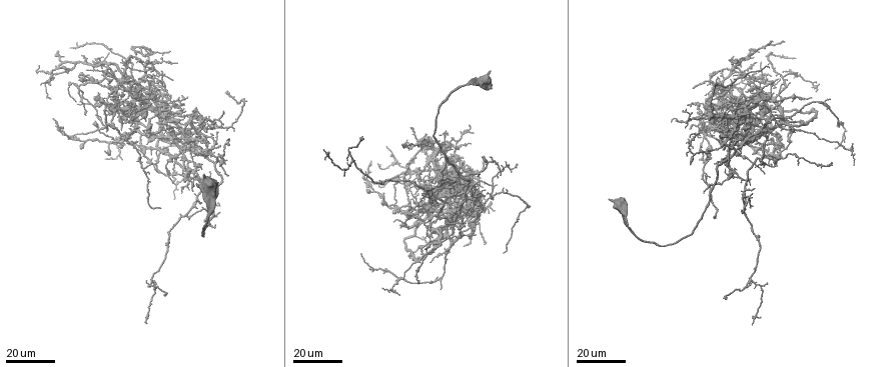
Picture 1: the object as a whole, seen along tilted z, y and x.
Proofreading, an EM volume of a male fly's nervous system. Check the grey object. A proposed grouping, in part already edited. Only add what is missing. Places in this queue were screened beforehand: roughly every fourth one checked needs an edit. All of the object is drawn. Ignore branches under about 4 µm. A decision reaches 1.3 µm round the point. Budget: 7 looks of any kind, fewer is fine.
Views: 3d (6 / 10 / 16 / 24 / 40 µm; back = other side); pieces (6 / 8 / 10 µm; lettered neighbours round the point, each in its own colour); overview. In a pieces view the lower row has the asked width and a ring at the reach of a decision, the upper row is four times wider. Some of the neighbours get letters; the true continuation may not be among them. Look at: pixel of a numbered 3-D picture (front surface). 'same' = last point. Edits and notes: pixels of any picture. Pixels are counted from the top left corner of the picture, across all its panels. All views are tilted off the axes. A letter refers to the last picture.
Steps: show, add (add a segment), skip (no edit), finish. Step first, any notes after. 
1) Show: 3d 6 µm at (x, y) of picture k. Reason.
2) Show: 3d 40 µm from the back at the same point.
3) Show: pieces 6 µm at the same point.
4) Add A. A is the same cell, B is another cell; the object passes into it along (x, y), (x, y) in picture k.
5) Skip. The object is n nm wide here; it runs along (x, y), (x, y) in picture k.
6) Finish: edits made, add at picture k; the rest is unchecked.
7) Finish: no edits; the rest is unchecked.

Show: 3d 24 µm at (383, 193) of picture 1. An open end.

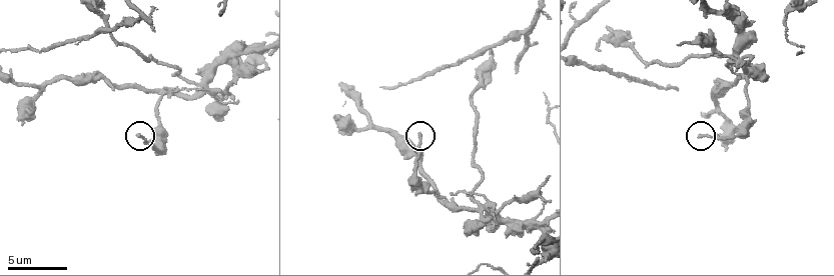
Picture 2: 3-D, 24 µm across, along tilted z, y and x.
Show: pieces 6 µm at (698, 137) of picture 2. What lies round it.

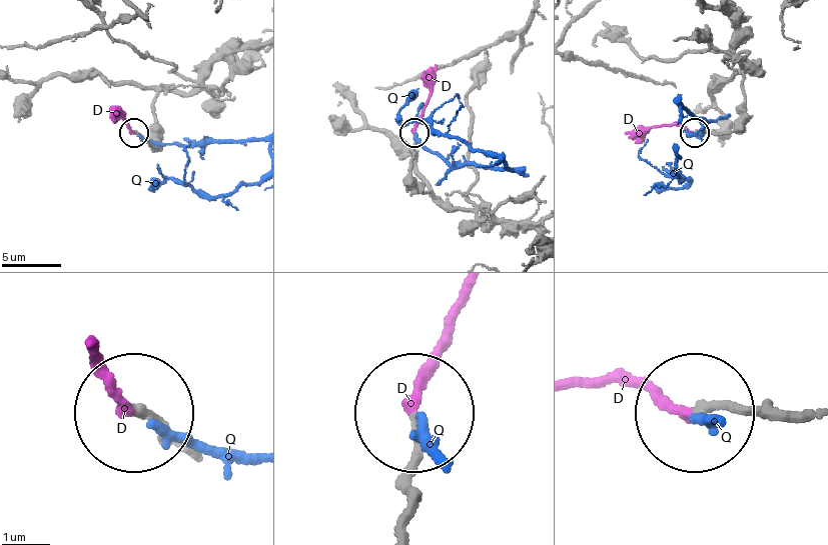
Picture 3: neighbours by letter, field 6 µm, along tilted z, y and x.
Add D. D is the same cell, Q is another cell; the object passes into it along (181, 450), (118, 399), (96, 353) in picture 3; the neuron continues.

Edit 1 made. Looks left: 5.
Show: 3d 24 µm at (750, 178) of picture 1.

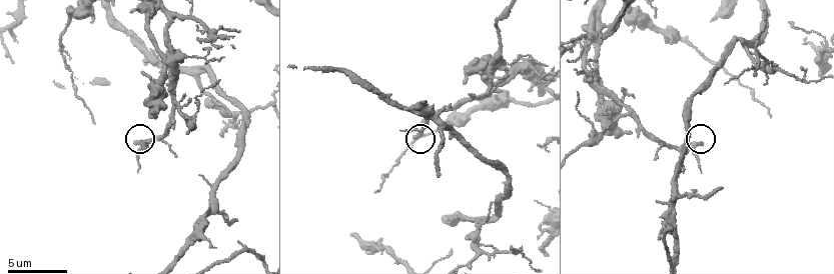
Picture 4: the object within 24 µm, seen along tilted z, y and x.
Show: 3d 6 µm at (134, 141) of picture 4. Closer look.

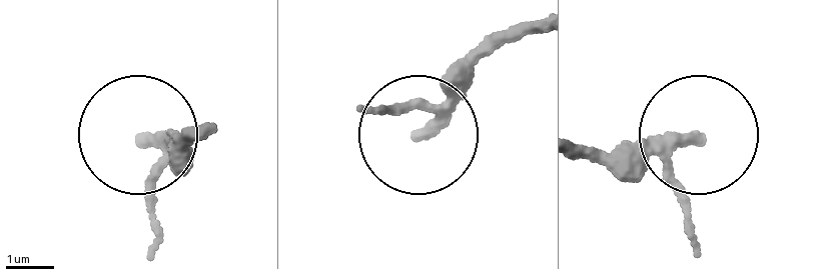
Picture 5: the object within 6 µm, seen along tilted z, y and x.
Show: pieces 6 µm at (141, 140) of picture 5.

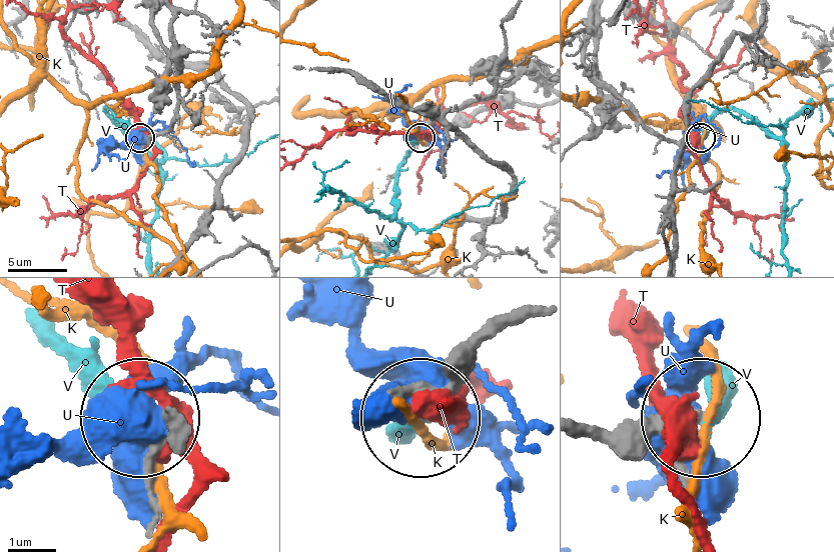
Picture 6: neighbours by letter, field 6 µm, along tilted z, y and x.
Add V. The object is 250 nm wide here; V is the same cell, K, T and U are other cells; the object passes into it along (580, 425), (702, 426), (726, 370) in picture 6; the neuron continues.

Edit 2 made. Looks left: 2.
Show: pieces 10 µm at (719, 189) of picture 4.

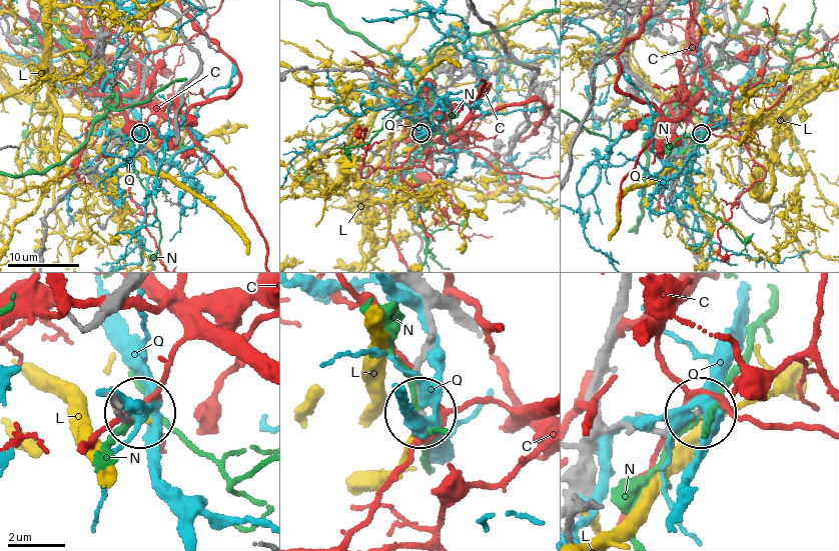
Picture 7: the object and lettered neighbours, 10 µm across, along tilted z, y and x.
Skip. C, L, N and Q are other cells; it runs along (626, 295), (605, 354), (601, 420), (667, 430), (699, 413) in picture 7; none of them fits.

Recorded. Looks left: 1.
Finish: edits made, add at picture 3, add at picture 6; the rest is unchecked.

